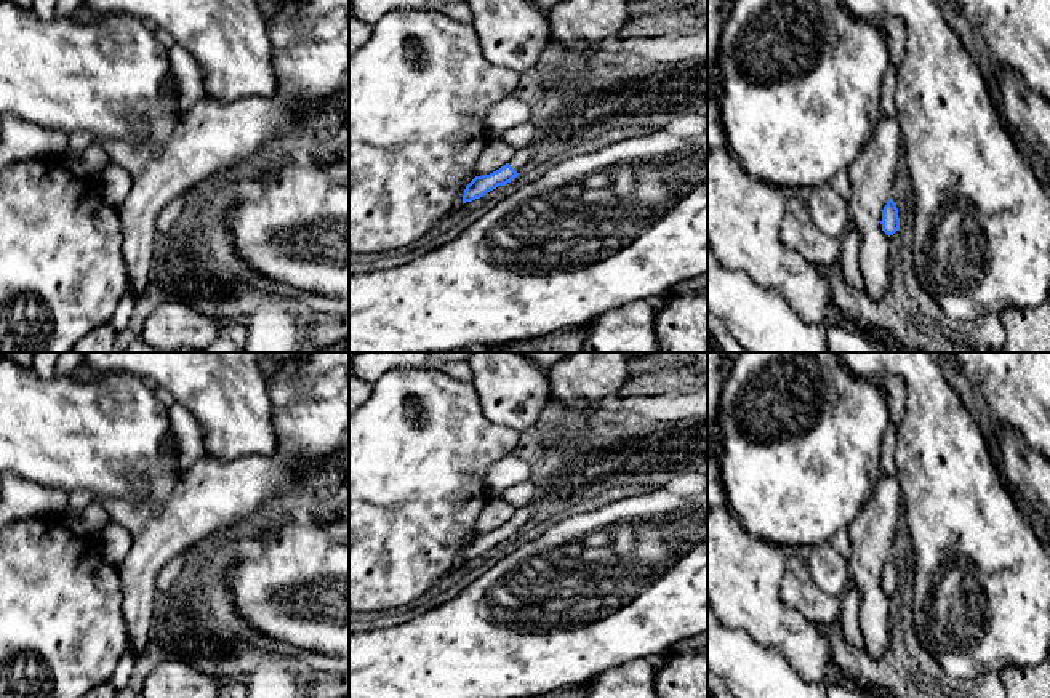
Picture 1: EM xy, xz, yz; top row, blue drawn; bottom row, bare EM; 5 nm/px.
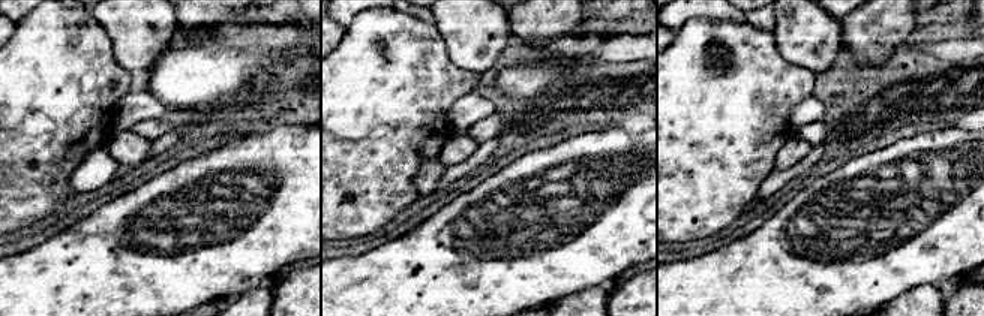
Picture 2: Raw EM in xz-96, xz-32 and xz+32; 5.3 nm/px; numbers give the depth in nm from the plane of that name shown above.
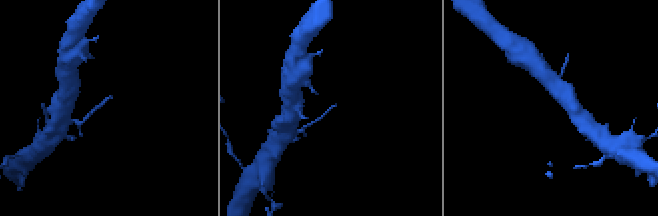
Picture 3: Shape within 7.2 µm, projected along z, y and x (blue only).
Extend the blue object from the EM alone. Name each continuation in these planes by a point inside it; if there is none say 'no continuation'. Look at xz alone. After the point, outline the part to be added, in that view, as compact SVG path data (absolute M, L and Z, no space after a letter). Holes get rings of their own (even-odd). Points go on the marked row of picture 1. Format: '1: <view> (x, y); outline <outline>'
1: xz (520, 160); outline M523 147L514 152L514 157L511 158L509 165L517 171L522 173L525 168L528 168L530 160L533 155L533 149Z

